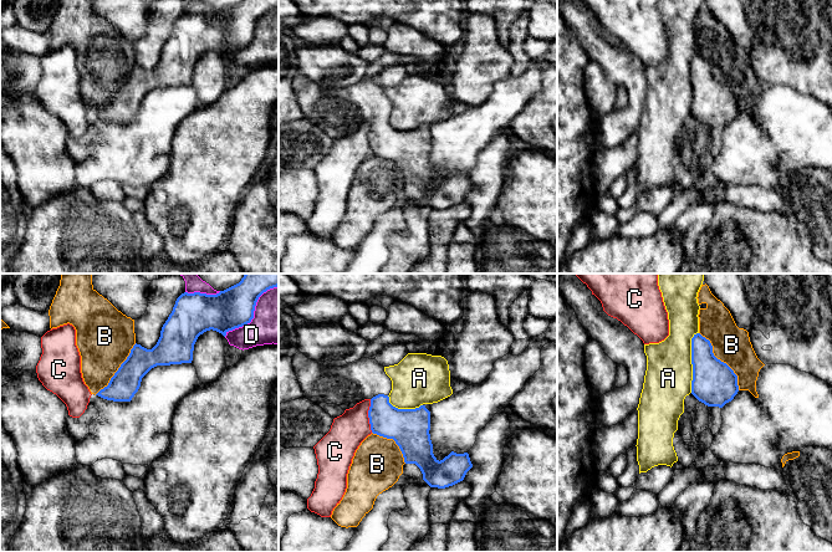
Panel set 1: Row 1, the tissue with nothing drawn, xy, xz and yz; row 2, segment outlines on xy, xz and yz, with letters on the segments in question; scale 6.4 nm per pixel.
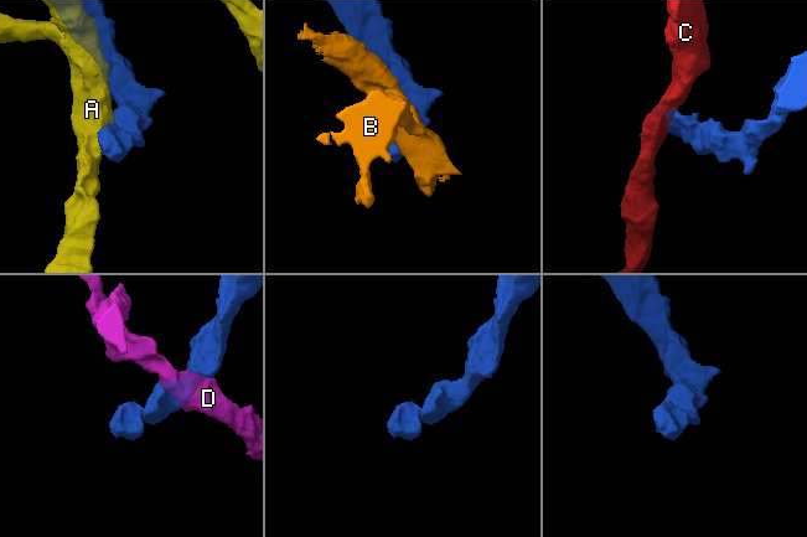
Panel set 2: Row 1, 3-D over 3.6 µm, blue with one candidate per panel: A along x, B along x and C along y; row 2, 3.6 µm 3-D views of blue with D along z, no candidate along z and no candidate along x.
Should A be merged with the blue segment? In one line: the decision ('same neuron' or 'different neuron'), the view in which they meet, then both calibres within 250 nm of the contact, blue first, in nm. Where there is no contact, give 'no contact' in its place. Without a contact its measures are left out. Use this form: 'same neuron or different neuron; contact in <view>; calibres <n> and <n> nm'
different neuron; contact in yz; calibres 300 and 300 nm

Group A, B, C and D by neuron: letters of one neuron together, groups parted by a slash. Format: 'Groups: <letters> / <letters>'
Groups: A / B / C / D

